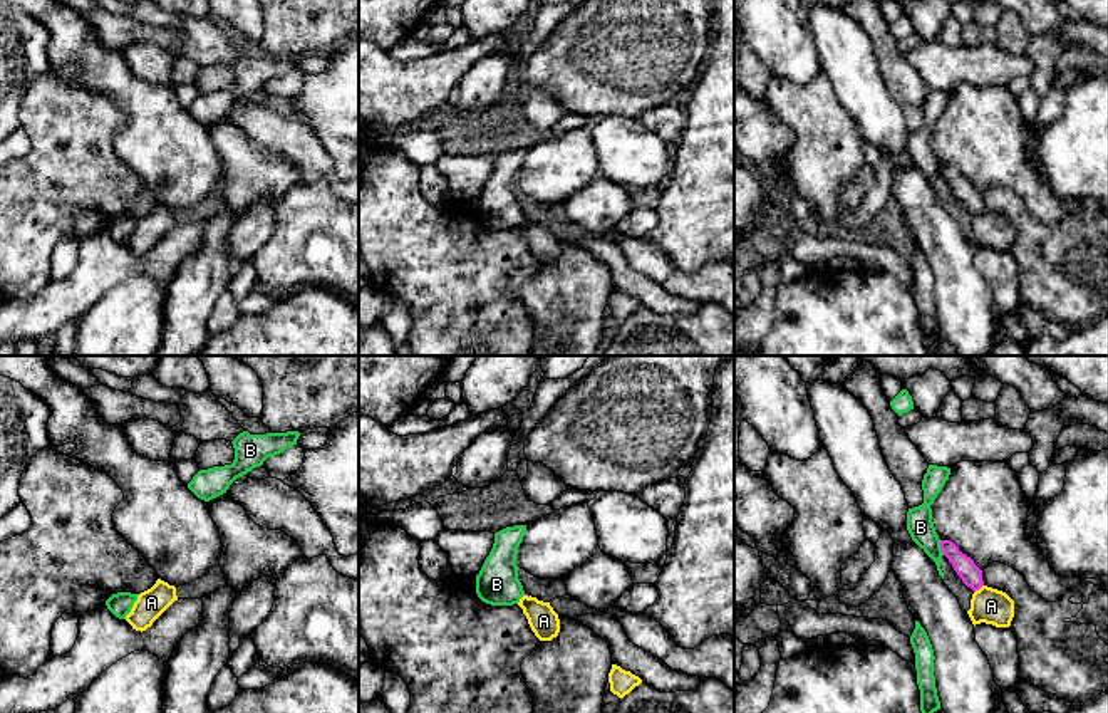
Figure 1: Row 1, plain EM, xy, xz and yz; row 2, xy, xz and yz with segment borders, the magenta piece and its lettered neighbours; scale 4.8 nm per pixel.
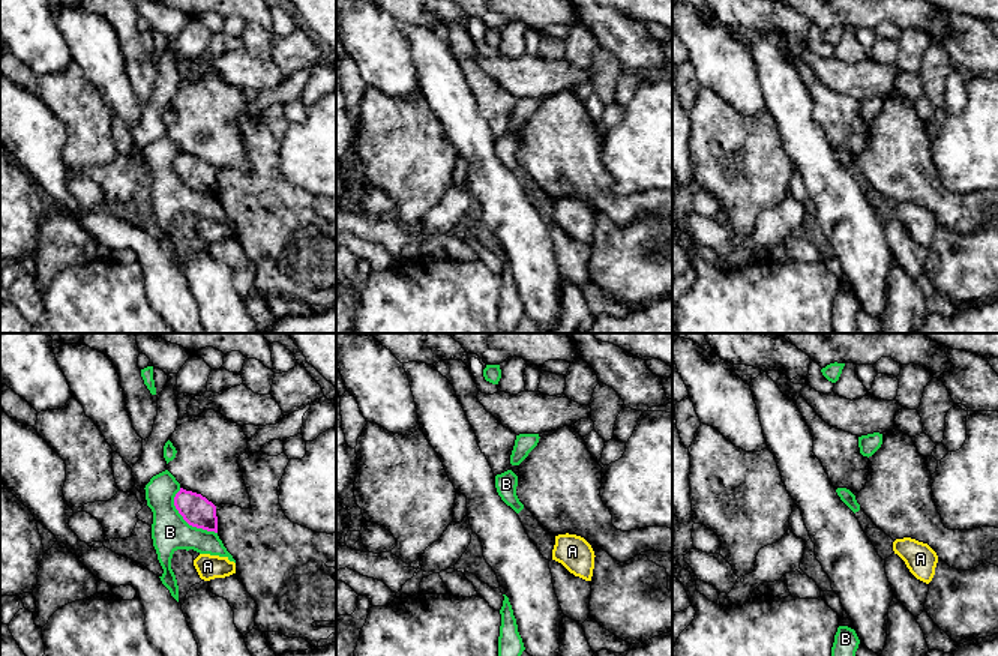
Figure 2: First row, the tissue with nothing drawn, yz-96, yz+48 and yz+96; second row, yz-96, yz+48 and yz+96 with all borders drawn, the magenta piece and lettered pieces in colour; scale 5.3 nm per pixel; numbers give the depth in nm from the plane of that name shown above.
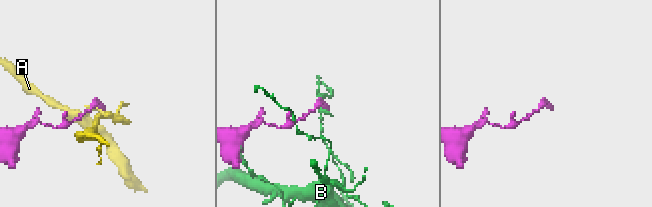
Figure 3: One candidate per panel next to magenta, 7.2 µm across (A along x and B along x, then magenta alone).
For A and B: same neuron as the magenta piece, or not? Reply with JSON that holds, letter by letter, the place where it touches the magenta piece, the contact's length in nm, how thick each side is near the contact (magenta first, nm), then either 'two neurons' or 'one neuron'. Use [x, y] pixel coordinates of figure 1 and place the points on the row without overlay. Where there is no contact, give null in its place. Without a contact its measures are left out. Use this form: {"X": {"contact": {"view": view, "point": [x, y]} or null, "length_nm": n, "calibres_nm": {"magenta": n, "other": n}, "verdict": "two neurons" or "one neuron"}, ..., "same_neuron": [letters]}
{"A": {"contact": {"view": "yz", "point": [978, 213]}, "length_nm": 60, "calibres_nm": {"magenta": 100, "other": 170}, "verdict": "two neurons"}, "B": {"contact": {"view": "yz", "point": [941, 171]}, "length_nm": 80, "calibres_nm": {"magenta": 100, "other": 130}, "verdict": "two neurons"}, "same_neuron": []}

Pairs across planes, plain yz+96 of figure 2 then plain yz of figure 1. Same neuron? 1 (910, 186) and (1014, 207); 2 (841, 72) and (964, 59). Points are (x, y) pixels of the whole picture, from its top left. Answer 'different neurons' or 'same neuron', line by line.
1: different neurons
2: same neuron

